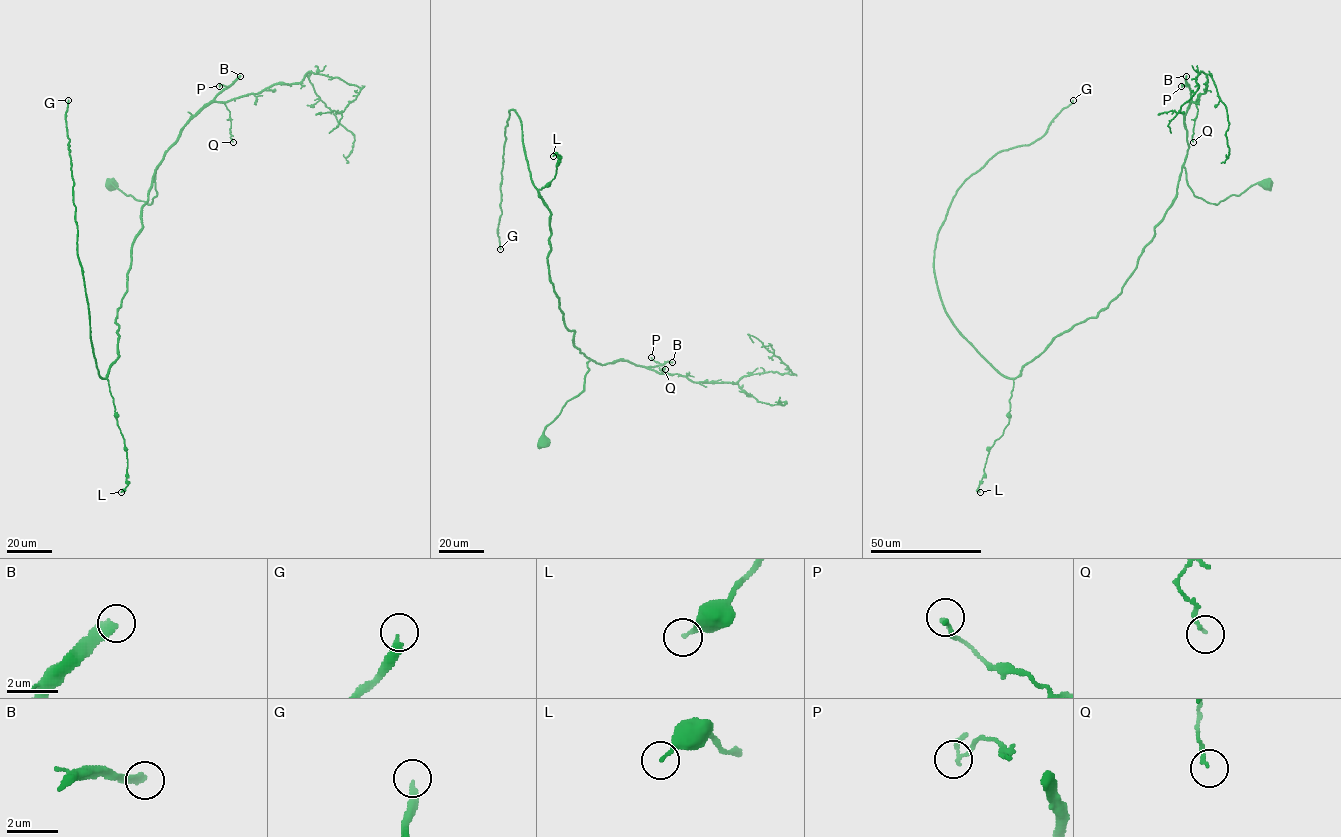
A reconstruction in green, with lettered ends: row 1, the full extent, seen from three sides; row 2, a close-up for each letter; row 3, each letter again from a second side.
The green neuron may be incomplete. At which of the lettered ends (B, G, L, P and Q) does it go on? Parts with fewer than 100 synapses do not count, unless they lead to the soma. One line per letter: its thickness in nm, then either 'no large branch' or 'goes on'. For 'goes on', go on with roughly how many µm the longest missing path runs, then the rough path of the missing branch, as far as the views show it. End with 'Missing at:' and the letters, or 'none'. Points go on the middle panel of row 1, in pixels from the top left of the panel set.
B: 360 nm | goes on | 100 µm | (672, 362), (745, 371), (765, 367), (793, 330), (798, 312), (809, 316), (809, 326), (803, 333)
G: 320 nm | goes on | 170 µm | (500, 249), (588, 305), (632, 300), (667, 327), (741, 334), (755, 329), (757, 318)
L: 150 nm | no large branch
P: 120 nm | no large branch
Q: 130 nm | no large branch
Missing at: B, G

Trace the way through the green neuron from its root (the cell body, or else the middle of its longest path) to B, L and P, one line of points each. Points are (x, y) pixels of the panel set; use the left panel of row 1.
B: (111, 182), (127, 195), (150, 204), (156, 195), (156, 169), (179, 131), (240, 76)
L: (111, 182), (150, 204), (158, 167), (116, 318), (118, 358), (107, 377), (127, 459), (121, 492)
P: (111, 182), (127, 195), (150, 204), (156, 195), (156, 169), (164, 153), (183, 126), (228, 86), (219, 86)

